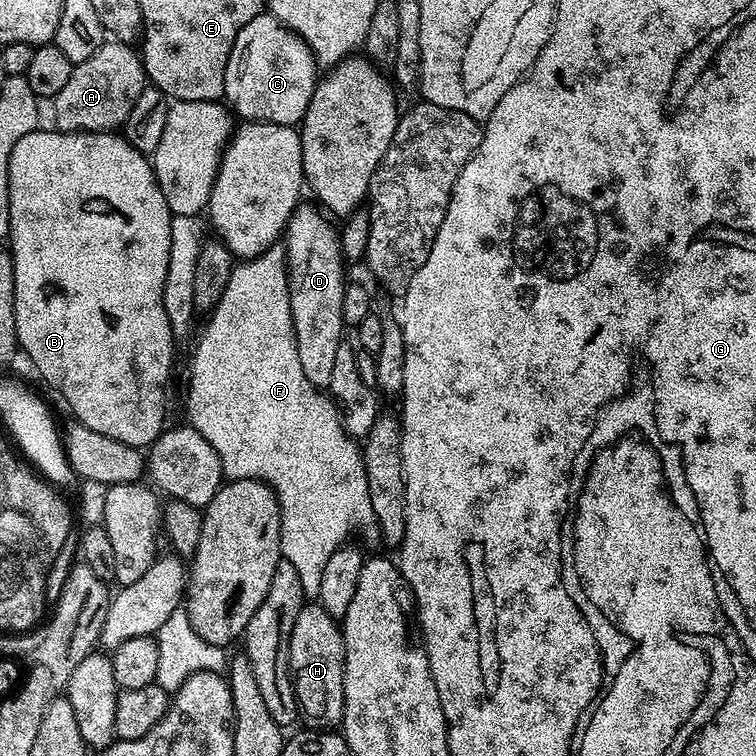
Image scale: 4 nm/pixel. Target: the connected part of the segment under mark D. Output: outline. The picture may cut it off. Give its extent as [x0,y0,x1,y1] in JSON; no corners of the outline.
[282,202,346,390]

